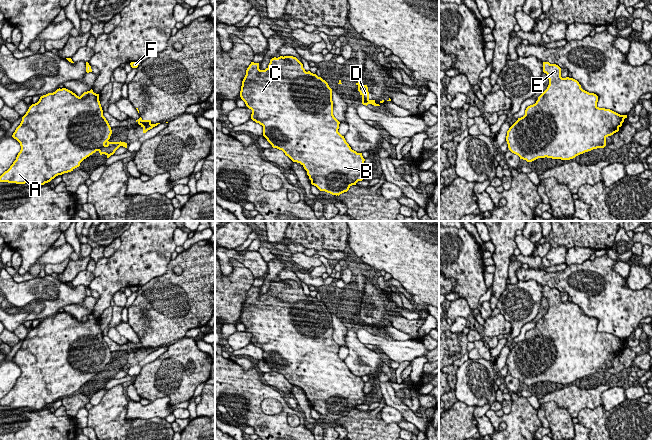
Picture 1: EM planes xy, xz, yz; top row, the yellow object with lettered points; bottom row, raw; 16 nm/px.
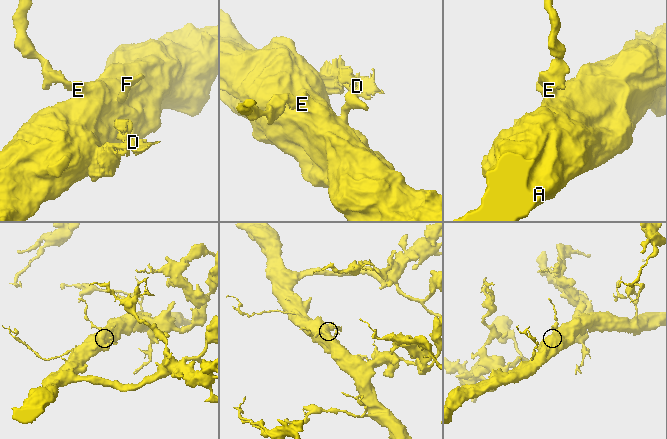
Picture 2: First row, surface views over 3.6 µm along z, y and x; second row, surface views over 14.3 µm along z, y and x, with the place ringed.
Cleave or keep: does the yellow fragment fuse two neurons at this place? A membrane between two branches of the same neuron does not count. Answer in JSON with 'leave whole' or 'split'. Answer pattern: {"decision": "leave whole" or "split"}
{"decision": "leave whole"}

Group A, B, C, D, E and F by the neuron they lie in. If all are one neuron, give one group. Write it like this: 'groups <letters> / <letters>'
groups A B C D E F

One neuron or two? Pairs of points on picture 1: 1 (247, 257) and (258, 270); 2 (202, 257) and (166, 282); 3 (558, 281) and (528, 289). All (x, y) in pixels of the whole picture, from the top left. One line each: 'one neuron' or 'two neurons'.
1: one neuron
2: one neuron
3: two neurons

